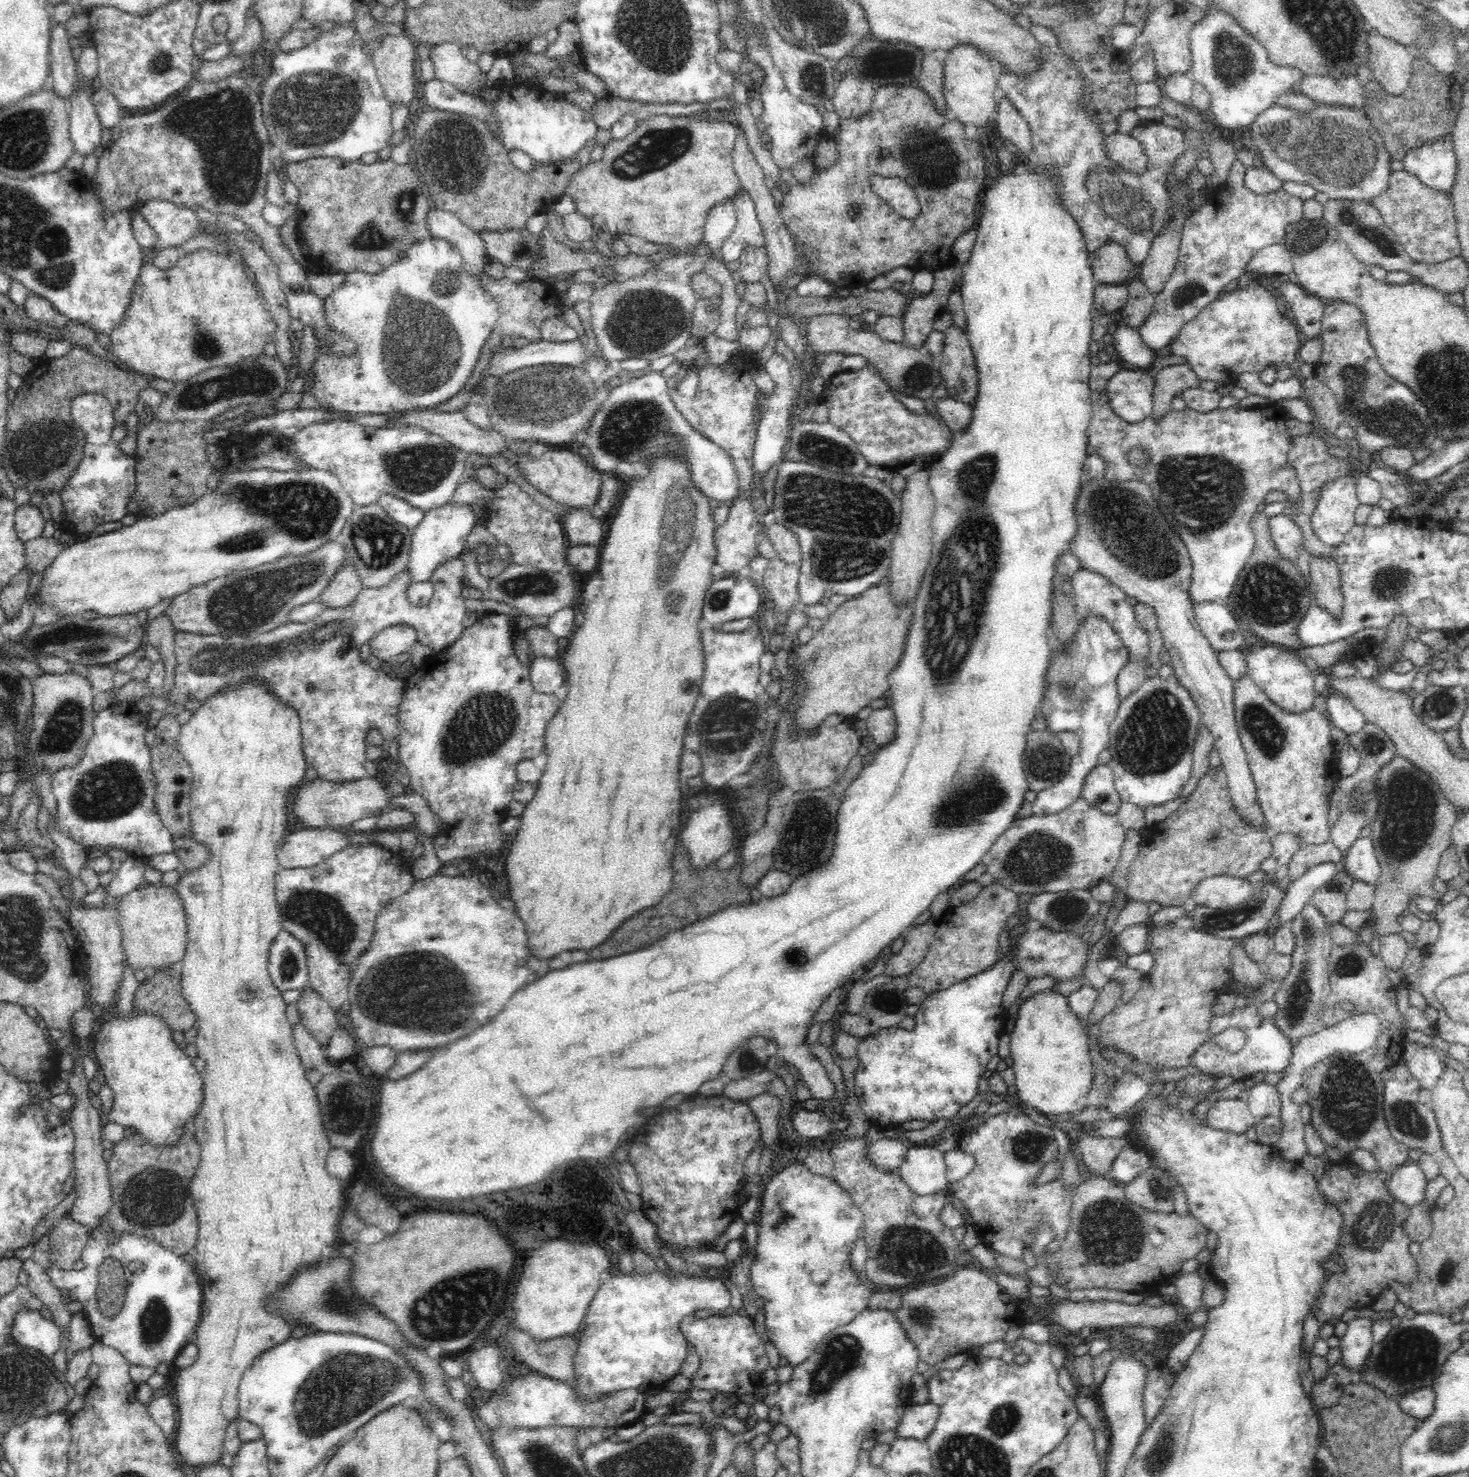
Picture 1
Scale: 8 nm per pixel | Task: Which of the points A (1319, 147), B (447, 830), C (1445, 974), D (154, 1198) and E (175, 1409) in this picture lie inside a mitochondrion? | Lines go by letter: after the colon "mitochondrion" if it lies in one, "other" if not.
A: mitochondrion
B: other
C: other
D: mitochondrion
E: other

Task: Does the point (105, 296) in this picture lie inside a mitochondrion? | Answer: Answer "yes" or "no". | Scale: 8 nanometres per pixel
no

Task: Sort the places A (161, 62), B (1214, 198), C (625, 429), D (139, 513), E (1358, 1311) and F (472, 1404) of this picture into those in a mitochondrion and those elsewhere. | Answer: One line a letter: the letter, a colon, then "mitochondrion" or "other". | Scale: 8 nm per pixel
A: mitochondrion
B: other
C: mitochondrion
D: other
E: other
F: other

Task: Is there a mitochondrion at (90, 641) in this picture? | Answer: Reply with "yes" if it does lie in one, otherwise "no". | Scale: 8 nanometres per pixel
yes

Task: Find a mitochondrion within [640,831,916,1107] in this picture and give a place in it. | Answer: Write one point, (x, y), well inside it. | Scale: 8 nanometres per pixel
(888, 1003)

